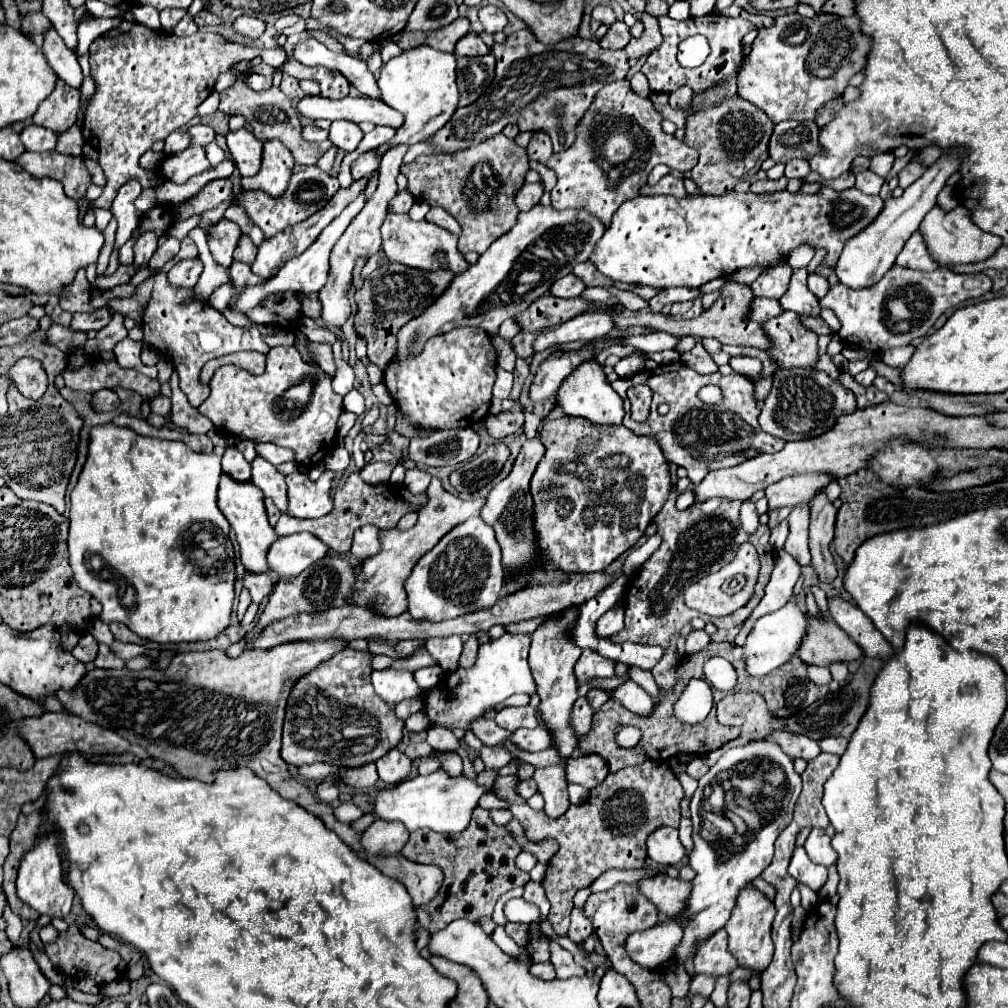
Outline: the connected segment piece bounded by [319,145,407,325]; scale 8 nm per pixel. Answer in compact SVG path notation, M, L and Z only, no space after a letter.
M397 145L393 149L389 149L385 153L385 157L381 159L379 165L379 185L377 191L373 193L373 197L365 203L363 211L349 223L349 227L345 229L345 233L341 235L341 239L335 243L333 251L331 251L331 273L327 277L327 285L321 289L319 299L323 303L323 313L321 319L327 325L343 325L347 321L347 317L351 315L351 299L347 297L347 289L349 289L349 281L351 281L351 273L355 267L355 259L357 257L371 257L381 249L381 233L379 227L387 215L387 205L389 201L397 195L397 183L395 177L399 175L399 167L403 161L403 155L407 153L405 145Z

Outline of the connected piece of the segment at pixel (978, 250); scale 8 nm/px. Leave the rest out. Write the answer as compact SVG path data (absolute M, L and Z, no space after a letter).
M933 207L933 211L929 211L929 215L925 215L919 231L925 237L929 253L939 261L941 267L985 261L1003 245L1003 241L997 235L989 235L985 231L979 231L979 227L971 223L971 213L965 207L957 207L949 213L945 213L939 207Z

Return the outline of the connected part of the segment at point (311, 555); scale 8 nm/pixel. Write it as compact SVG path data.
M311 533L281 537L269 549L269 567L279 577L297 575L305 567L323 559L331 549Z

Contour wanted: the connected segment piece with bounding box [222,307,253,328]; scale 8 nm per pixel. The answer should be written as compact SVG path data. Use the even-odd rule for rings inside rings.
M229 307L222 311L225 318L235 326L239 327L250 327L253 325L252 321L243 314L235 313L230 310Z

